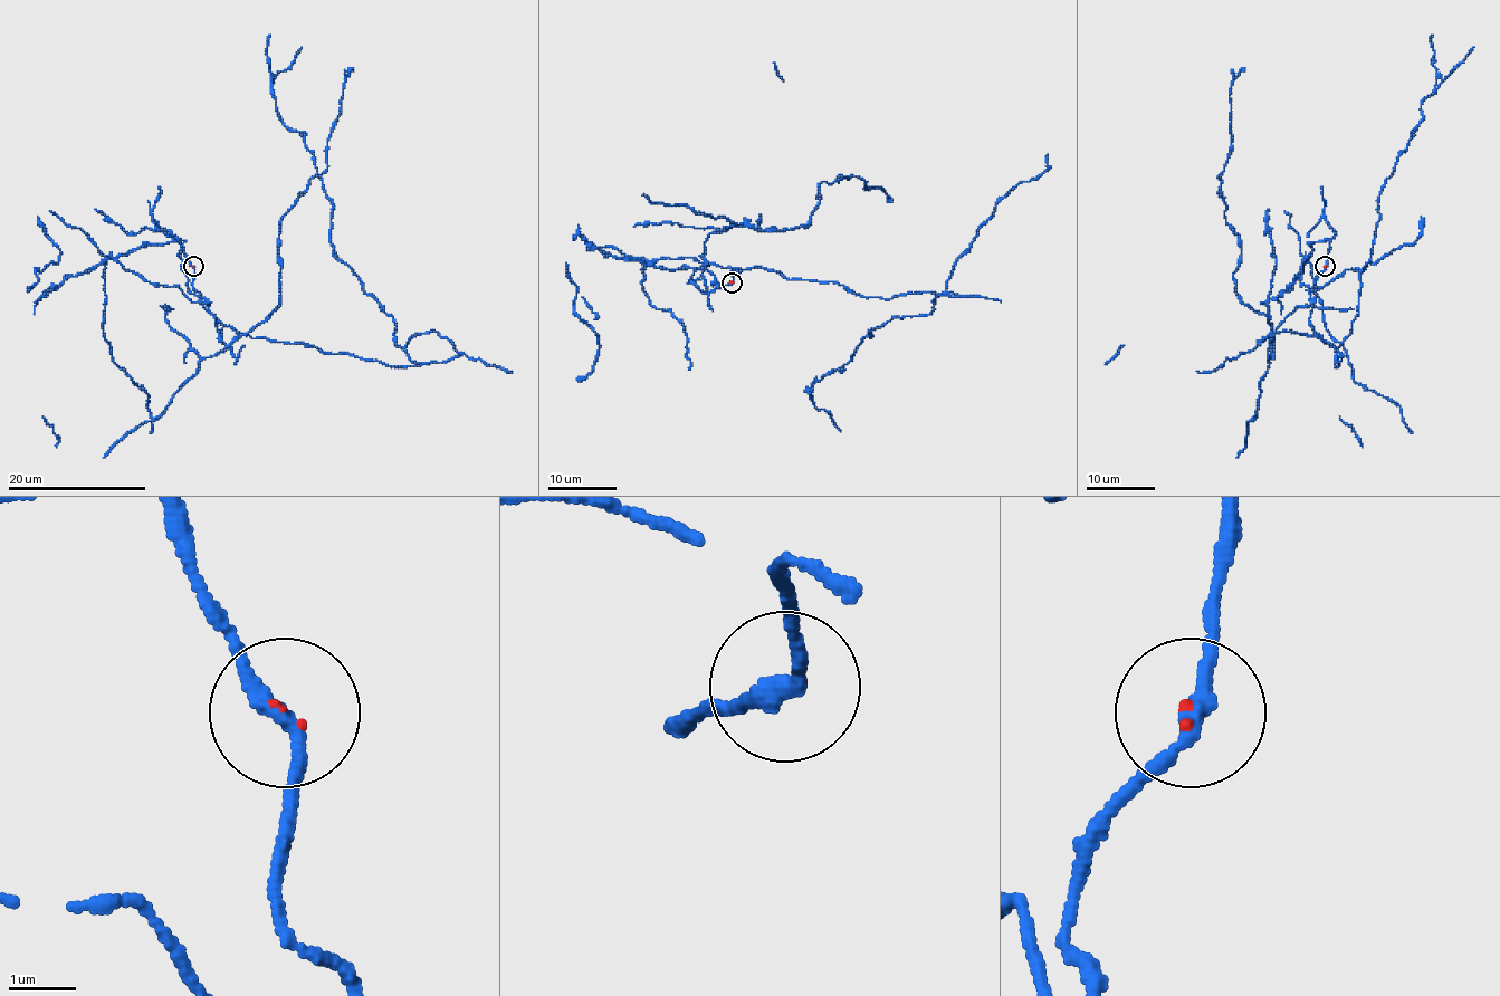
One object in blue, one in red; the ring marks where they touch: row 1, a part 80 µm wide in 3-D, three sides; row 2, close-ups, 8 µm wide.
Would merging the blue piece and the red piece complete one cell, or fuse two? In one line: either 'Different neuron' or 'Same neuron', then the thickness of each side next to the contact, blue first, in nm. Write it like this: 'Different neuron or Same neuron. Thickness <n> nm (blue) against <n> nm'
Different neuron. Thickness 240 nm (blue) against 70 nm

